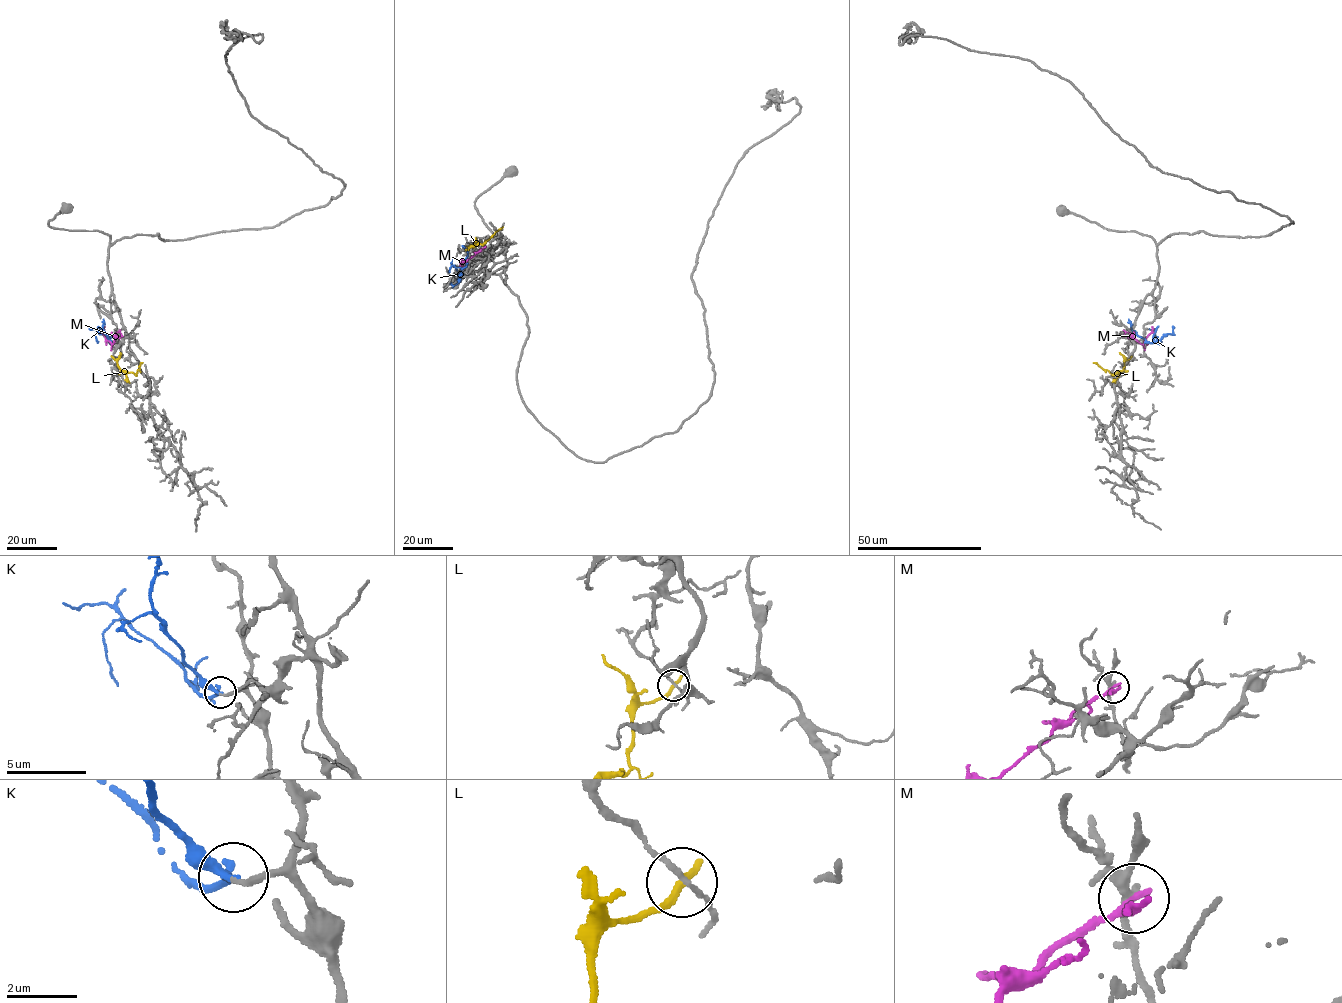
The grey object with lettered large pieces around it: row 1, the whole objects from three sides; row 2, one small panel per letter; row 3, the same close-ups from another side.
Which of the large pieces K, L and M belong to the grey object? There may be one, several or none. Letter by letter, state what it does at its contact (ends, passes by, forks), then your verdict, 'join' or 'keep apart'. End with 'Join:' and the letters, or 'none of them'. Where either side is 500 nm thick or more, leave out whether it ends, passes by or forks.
K: it passes by | join
L: it ends | keep apart
M: it passes by | keep apart
Join: K

